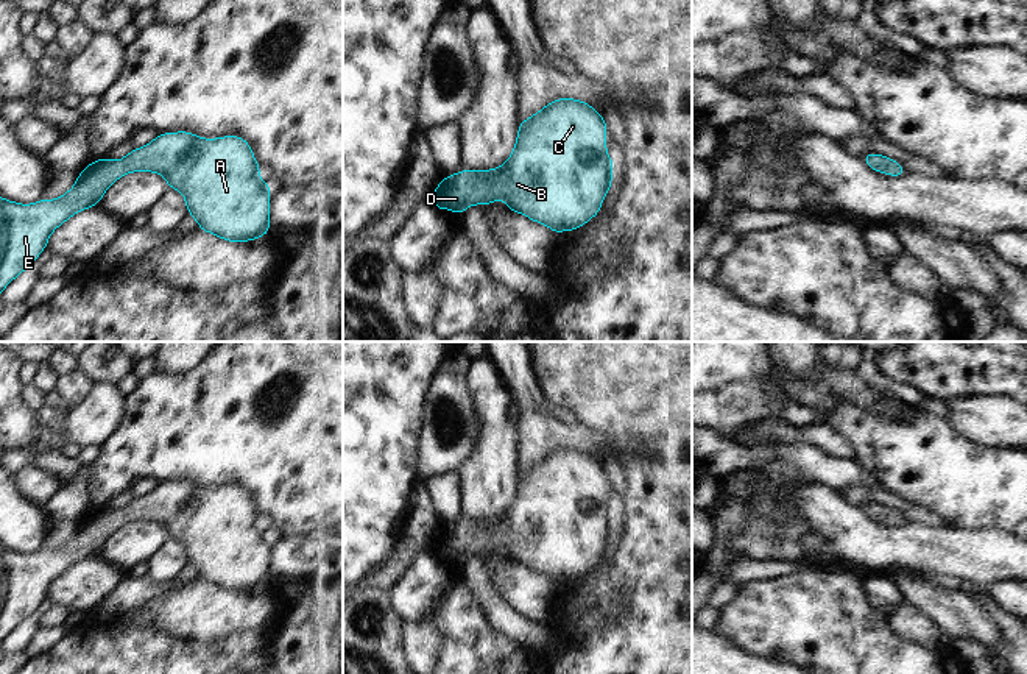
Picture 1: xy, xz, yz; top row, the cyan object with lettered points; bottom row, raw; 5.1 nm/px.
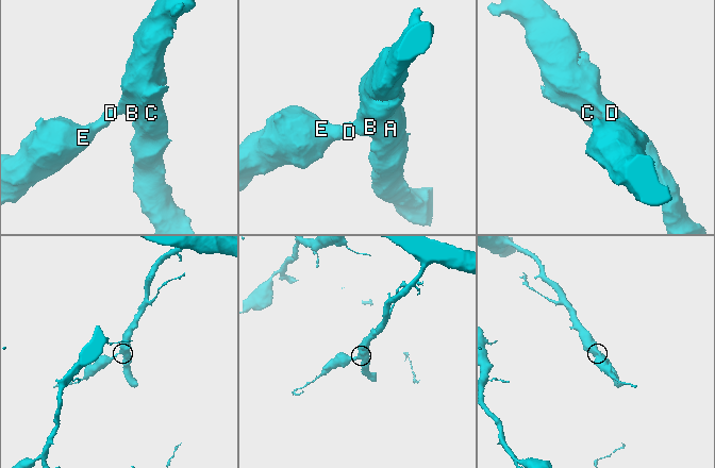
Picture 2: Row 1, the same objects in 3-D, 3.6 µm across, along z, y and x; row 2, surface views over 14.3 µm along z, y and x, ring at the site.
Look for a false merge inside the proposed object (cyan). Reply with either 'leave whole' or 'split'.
leave whole

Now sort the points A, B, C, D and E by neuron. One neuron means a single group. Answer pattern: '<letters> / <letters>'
A B C D E

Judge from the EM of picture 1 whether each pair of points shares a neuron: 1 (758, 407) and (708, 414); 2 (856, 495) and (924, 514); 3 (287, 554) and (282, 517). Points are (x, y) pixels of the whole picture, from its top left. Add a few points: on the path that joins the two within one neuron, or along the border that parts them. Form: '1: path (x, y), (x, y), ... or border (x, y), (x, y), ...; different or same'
1: path (745, 407), (720, 409); same
2: path (873, 496), (882, 496), (907, 509); same
3: border (321, 531), (312, 535), (271, 537); different

